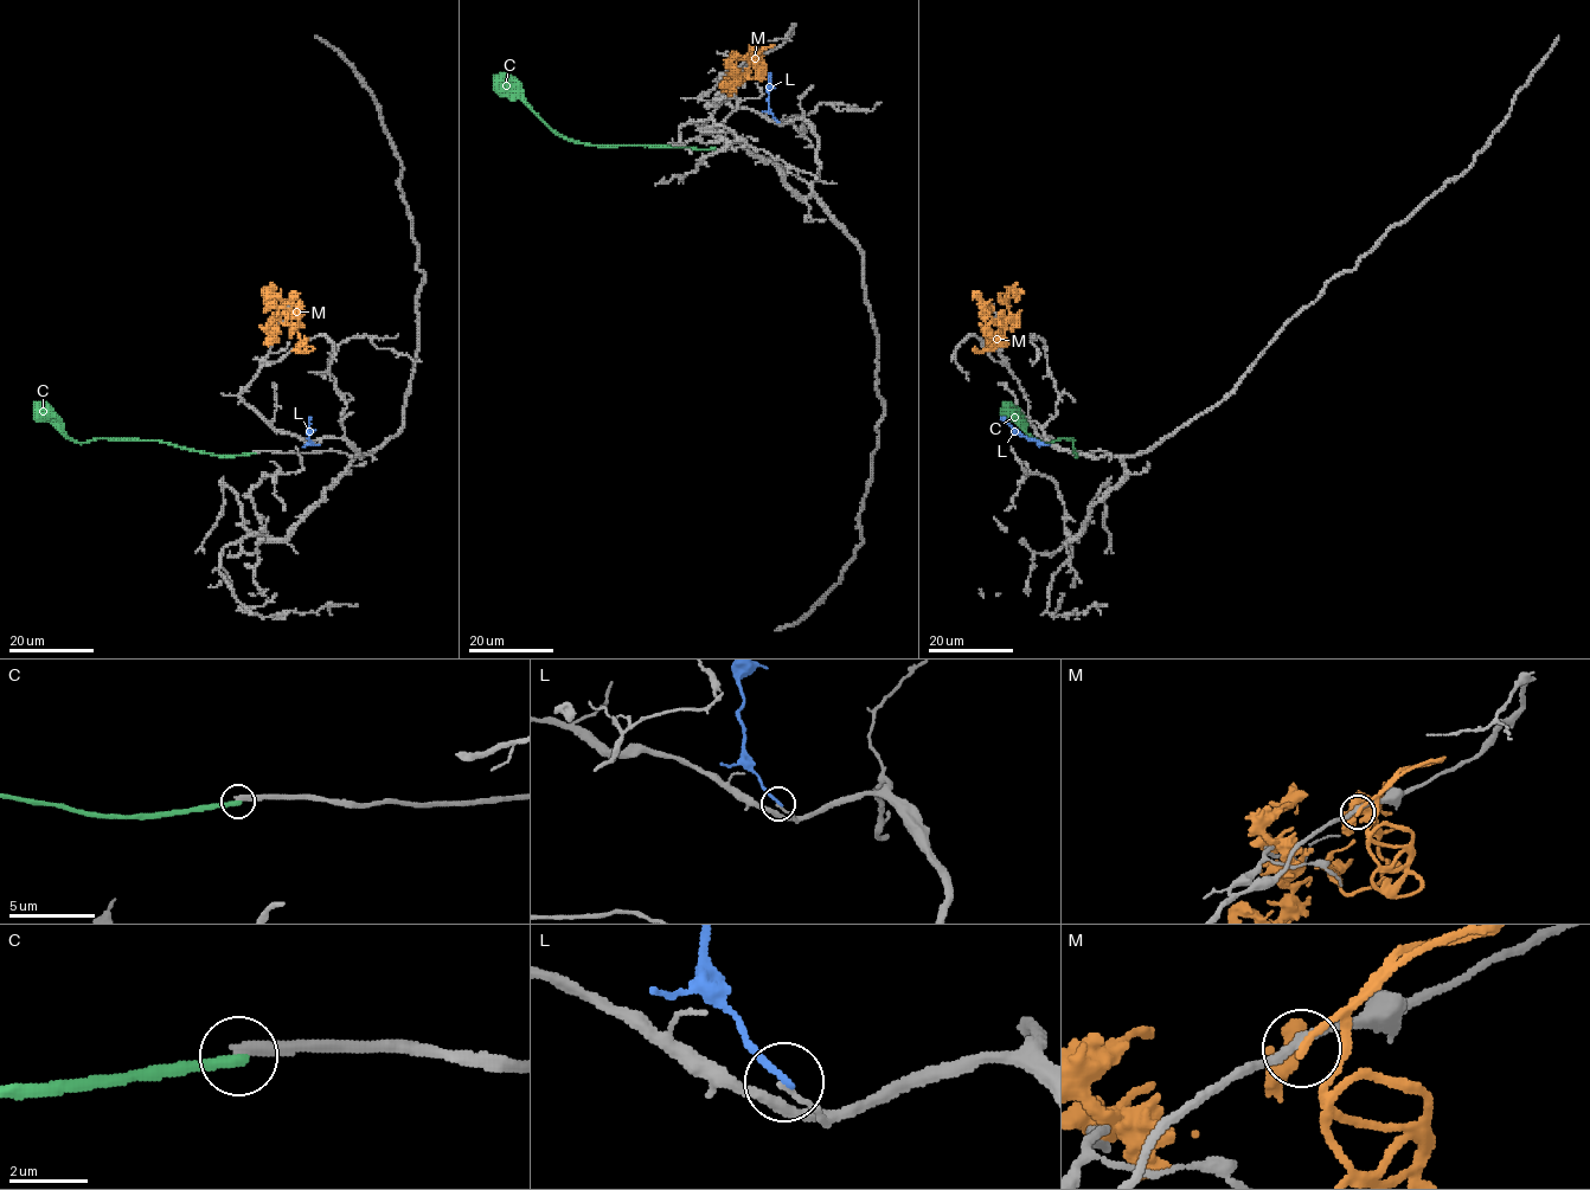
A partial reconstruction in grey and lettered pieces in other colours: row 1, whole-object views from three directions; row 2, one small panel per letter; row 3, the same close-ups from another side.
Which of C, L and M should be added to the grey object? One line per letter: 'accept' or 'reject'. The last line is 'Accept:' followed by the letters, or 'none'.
C: reject
L: reject
M: reject
Accept: none

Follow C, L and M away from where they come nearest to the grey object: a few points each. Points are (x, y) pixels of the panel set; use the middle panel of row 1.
C: (713, 148), (589, 146), (565, 139), (494, 75)
L: (777, 121), (768, 98), (770, 74)
M: (751, 59), (760, 75), (750, 79), (745, 70), (737, 83), (731, 75), (725, 82), (735, 84)

